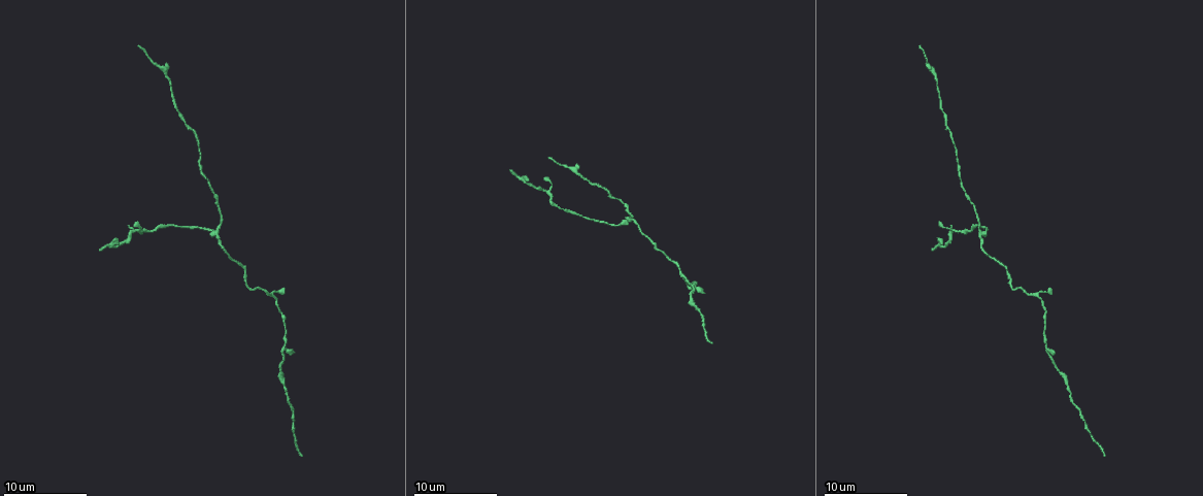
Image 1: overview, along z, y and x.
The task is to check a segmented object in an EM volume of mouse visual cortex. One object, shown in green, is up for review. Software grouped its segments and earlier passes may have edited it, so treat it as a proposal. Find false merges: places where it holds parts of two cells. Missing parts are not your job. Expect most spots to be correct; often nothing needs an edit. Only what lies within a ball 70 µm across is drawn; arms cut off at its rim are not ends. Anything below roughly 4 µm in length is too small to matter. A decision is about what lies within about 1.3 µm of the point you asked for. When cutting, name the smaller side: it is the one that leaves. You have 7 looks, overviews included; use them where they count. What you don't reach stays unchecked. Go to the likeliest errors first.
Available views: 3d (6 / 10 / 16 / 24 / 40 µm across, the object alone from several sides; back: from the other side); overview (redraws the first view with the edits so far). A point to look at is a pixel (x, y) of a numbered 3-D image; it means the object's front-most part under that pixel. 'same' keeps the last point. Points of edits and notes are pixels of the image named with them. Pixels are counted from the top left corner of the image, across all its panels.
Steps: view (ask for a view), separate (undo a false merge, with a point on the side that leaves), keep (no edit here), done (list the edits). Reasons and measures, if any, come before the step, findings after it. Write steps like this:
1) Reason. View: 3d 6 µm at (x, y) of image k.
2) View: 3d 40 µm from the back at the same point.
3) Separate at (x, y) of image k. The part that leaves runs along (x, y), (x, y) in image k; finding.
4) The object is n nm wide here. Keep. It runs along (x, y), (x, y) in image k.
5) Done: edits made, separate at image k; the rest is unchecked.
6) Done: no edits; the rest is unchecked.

Branch point. View: 3d 16 µm at (983, 231) of image 1.

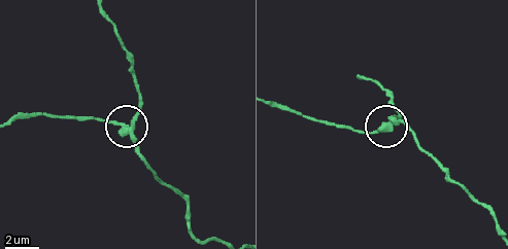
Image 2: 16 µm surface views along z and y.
The object is 320 nm wide here. Separate at (99, 118) of image 2. A second cell is stuck on.

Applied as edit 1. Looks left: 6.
Sudden change in width. View: 3d 10 µm at (579, 173) of image 1.

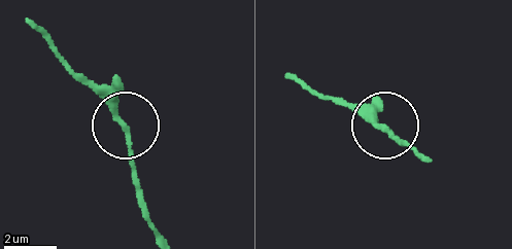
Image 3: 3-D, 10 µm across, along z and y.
Keep. It runs along (165, 238), (149, 218), (125, 126), (70, 68) in image 3; all the same cell.

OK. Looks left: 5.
Sudden change in width. View: 3d 16 µm at (284, 383) of image 1.

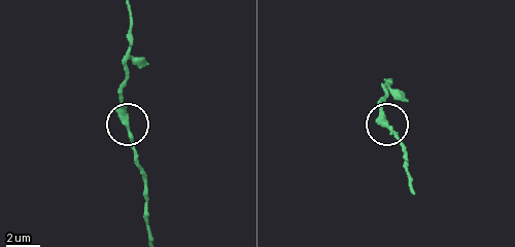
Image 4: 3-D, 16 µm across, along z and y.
Keep. It runs along (129, 12), (121, 108), (129, 129), (133, 161) in image 4; all the same cell.

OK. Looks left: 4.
Sudden change in width. View: 3d 6 µm at (200, 162) of image 1.

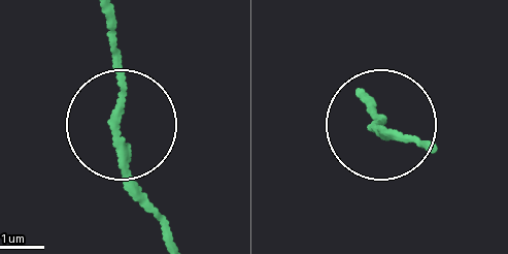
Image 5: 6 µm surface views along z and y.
Keep. It runs along (167, 235), (115, 114), (115, 18) in image 5; all the same cell.

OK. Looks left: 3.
Done: edits made, separate at image 2; the rest is unchecked.

